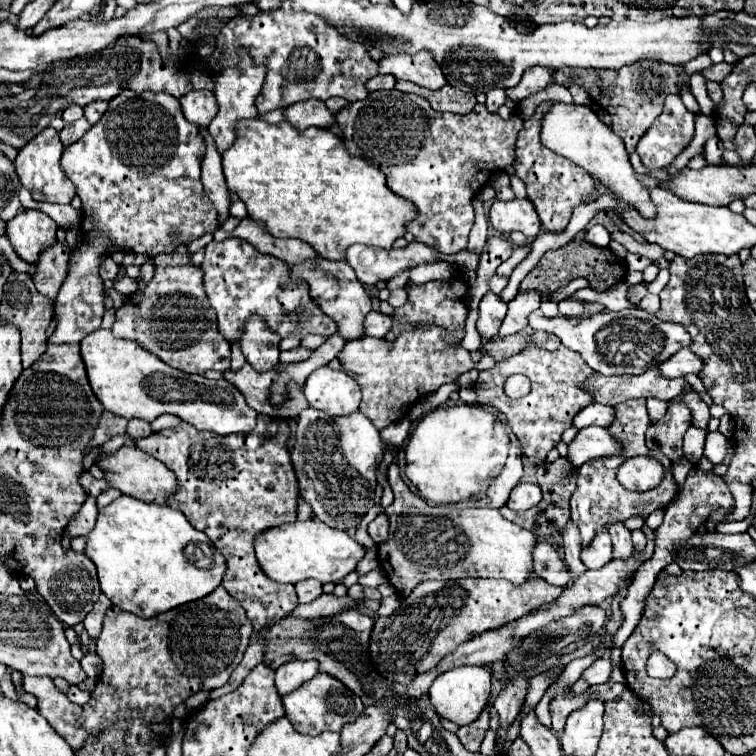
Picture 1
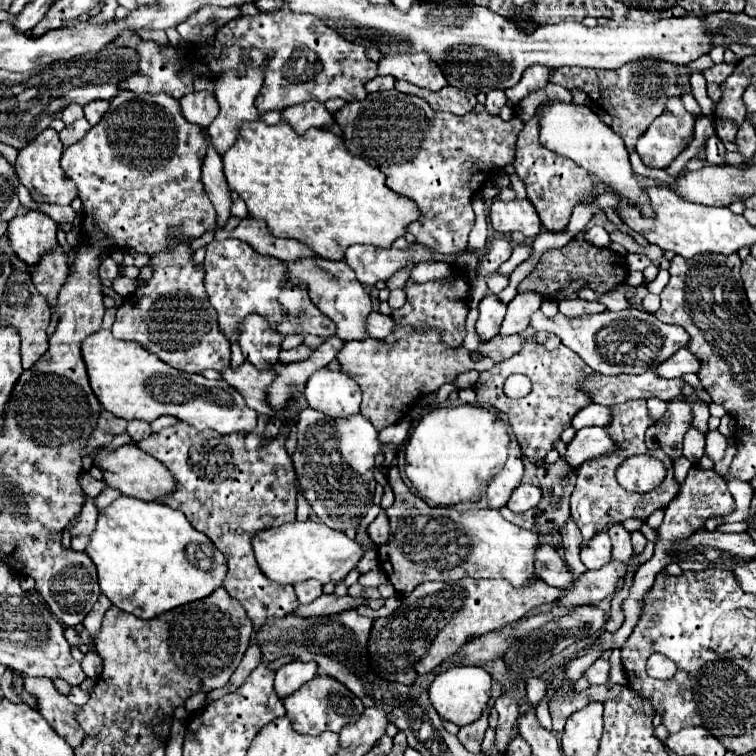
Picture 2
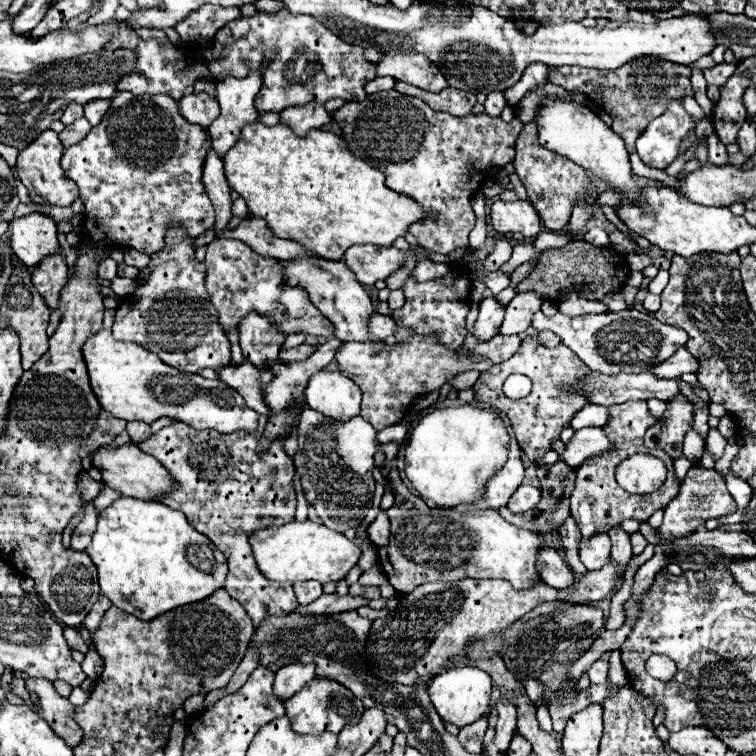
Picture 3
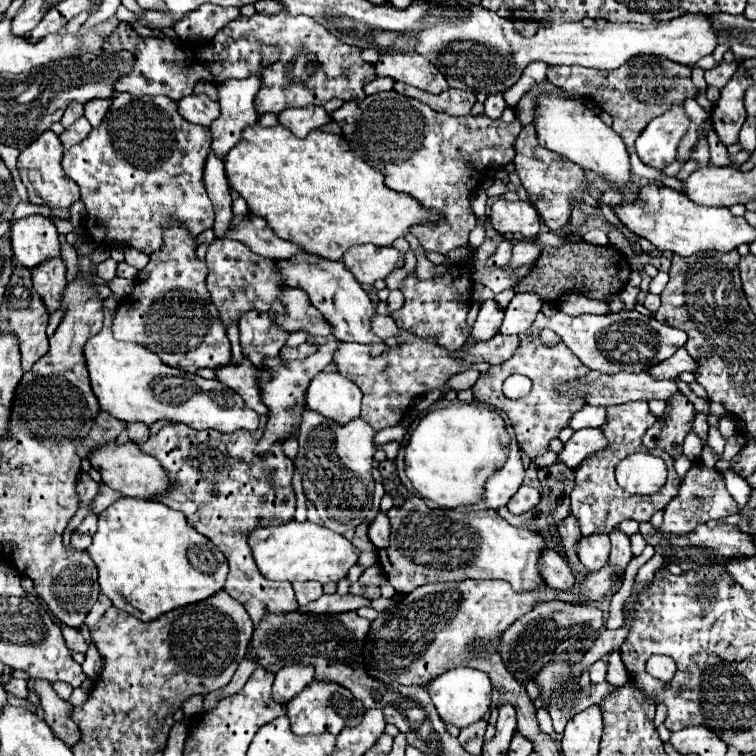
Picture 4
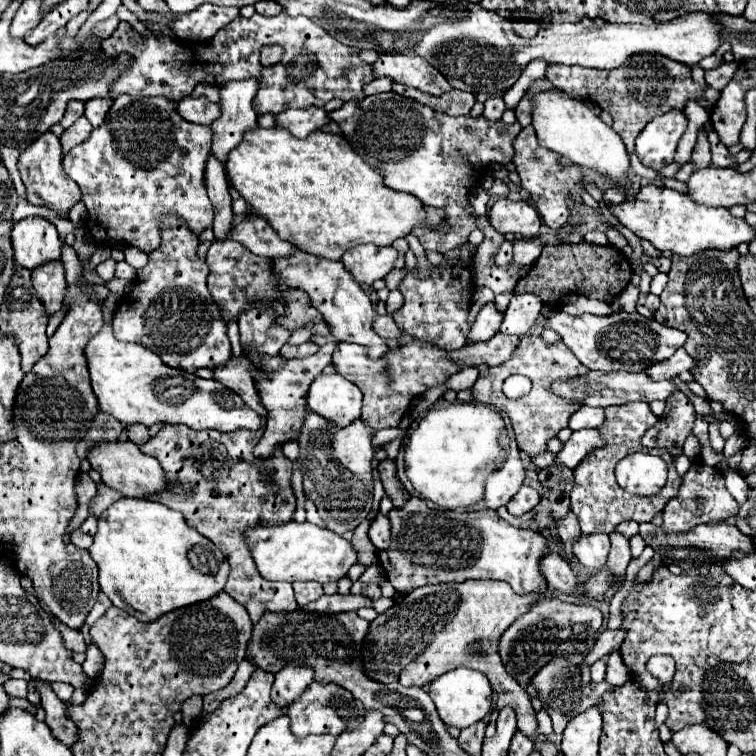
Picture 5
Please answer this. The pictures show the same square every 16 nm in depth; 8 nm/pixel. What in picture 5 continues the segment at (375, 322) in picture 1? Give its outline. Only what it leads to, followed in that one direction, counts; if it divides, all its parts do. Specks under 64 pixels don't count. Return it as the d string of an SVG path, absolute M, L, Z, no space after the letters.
M378 316L376 318L376 324L374 324L374 328L376 328L376 334L378 336L382 336L382 338L394 338L394 340L398 340L398 338L402 338L402 330L396 326L396 322L392 320L392 316Z

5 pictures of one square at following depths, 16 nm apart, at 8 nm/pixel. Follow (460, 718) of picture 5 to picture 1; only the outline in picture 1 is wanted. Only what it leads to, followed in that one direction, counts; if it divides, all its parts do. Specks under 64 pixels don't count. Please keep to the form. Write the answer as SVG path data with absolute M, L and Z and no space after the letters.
M458 666L458 668L452 668L452 670L446 670L442 672L430 686L428 690L428 696L430 696L430 702L432 706L436 708L436 712L458 724L458 726L466 726L470 722L474 722L480 712L486 708L488 700L490 700L490 672L482 666Z

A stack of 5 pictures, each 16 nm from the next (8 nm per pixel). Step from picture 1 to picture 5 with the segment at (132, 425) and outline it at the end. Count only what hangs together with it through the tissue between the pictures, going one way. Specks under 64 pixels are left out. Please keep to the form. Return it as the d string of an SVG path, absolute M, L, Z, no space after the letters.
M134 424L134 426L130 426L126 432L128 432L128 440L134 442L134 444L138 444L138 446L146 444L148 438L150 438L150 436L148 436L148 428L142 426L142 424Z

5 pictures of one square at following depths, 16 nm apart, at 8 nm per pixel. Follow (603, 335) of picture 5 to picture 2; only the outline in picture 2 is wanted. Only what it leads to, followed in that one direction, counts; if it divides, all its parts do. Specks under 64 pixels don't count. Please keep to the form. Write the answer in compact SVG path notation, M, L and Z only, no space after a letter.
M626 308L622 312L602 312L602 314L586 314L578 318L568 318L564 314L556 314L554 318L546 318L540 310L532 316L534 330L554 332L564 346L576 352L594 372L602 374L640 374L648 368L654 368L668 360L676 350L688 346L688 332L674 324L658 322L658 318L650 312L640 312L636 308Z

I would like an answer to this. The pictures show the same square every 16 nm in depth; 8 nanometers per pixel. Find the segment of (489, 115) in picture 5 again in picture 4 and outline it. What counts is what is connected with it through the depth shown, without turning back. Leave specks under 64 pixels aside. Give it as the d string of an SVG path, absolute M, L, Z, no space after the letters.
M490 94L488 100L484 102L484 106L486 106L484 116L488 116L490 120L496 120L496 118L502 116L502 112L504 112L504 108L506 108L506 102L504 102L502 94Z

